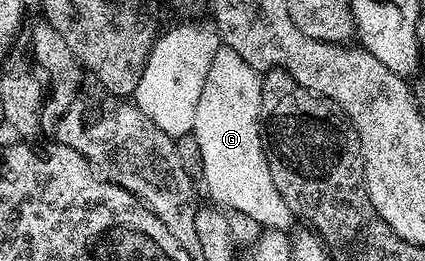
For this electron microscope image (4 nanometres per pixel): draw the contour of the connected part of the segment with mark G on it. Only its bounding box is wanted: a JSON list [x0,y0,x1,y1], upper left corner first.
[193,47,292,230]

